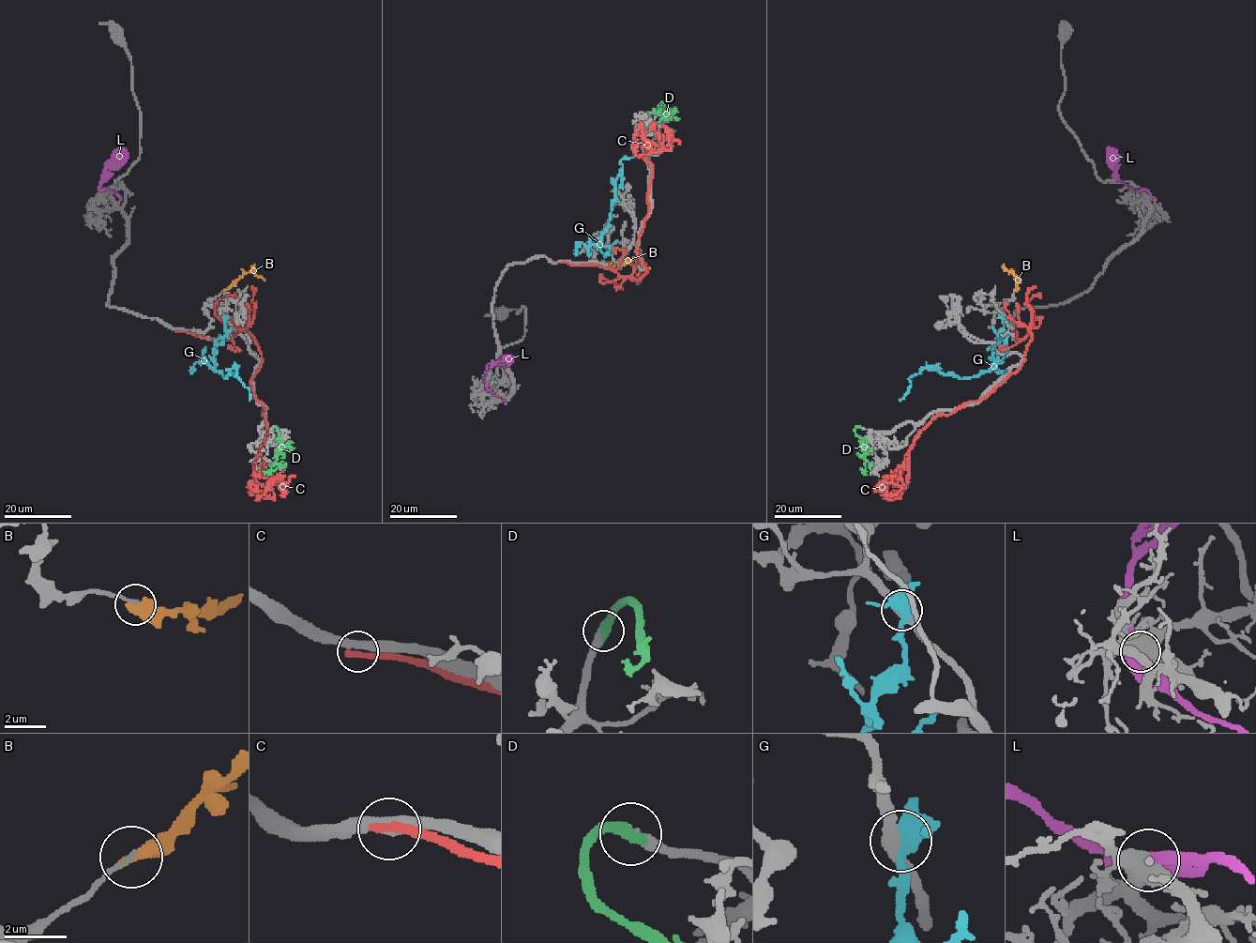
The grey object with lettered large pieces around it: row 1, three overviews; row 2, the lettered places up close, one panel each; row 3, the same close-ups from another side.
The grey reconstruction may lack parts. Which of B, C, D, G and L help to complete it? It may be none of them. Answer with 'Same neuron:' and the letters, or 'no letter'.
Same neuron: D

